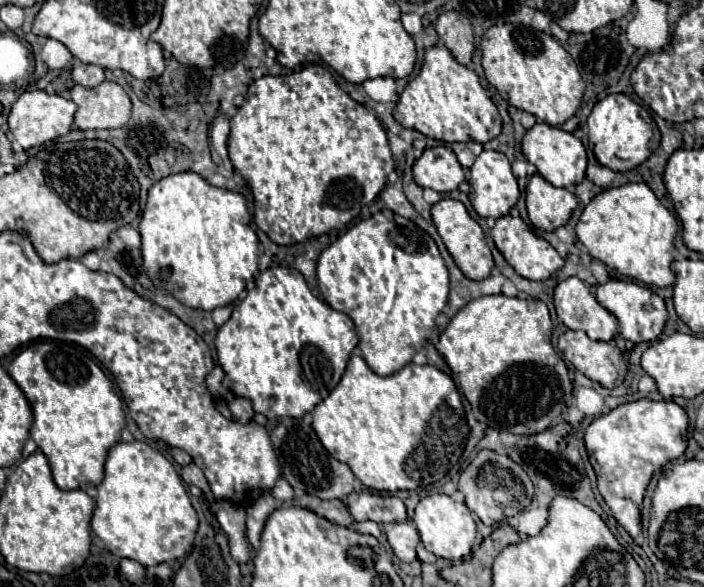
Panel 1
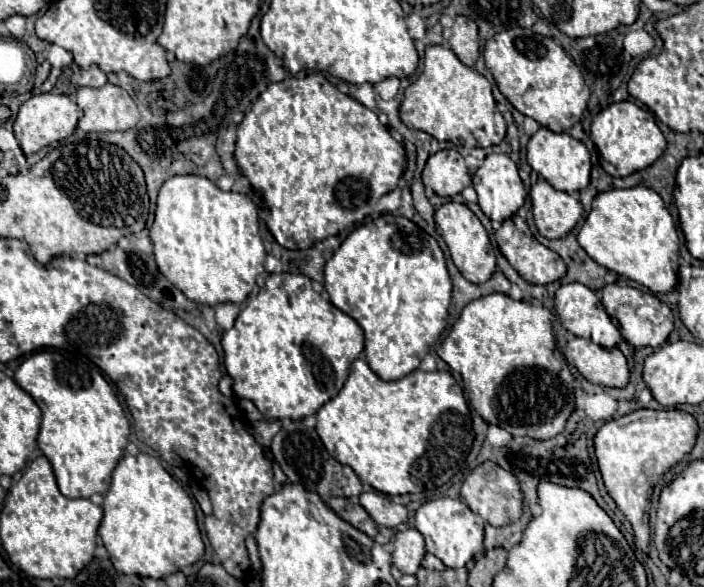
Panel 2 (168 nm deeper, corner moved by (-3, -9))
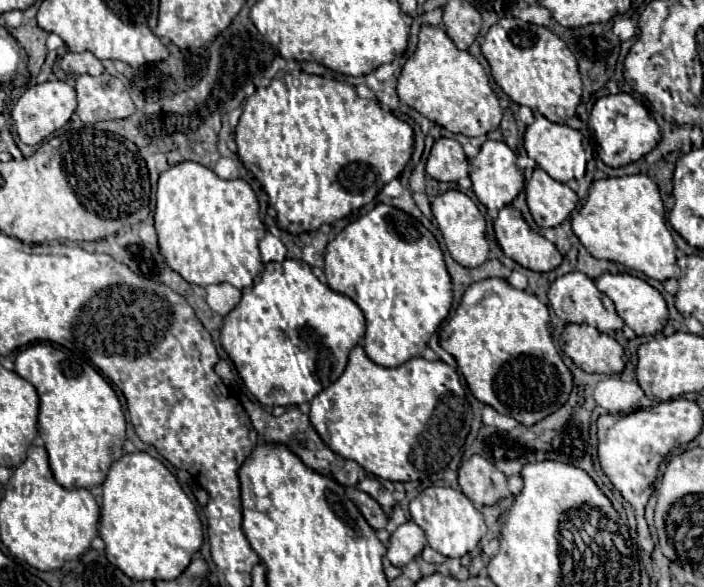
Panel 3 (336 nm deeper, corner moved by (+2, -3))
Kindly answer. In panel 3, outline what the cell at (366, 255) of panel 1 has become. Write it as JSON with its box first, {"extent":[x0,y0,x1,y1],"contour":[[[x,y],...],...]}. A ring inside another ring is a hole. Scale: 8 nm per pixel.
{"extent":[323,204,453,368],"contour":[[[377,204],[375,210],[351,222],[327,244],[323,272],[331,290],[349,296],[363,310],[367,320],[367,332],[363,338],[365,354],[375,364],[385,368],[401,366],[407,360],[419,356],[431,334],[449,314],[453,300],[451,278],[447,274],[443,252],[435,236],[417,218],[387,204]]]}

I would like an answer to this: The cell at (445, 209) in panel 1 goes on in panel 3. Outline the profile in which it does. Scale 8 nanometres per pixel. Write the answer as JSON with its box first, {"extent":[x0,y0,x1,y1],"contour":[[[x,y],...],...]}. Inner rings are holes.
{"extent":[431,190,489,268],"contour":[[[447,190],[445,194],[433,198],[431,210],[453,260],[457,260],[457,264],[465,264],[465,268],[481,266],[489,256],[489,244],[485,240],[485,220],[475,202],[459,190]]]}

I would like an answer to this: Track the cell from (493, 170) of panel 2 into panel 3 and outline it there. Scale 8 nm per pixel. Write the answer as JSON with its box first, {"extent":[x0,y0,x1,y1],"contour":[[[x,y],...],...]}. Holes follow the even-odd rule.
{"extent":[469,140,525,212],"contour":[[[487,140],[481,146],[481,152],[469,164],[471,164],[469,178],[473,182],[473,192],[475,192],[477,200],[483,206],[487,206],[489,212],[497,212],[497,210],[505,208],[523,190],[523,182],[525,182],[523,174],[519,172],[517,164],[515,164],[515,154],[511,152],[511,148],[505,142]]]}

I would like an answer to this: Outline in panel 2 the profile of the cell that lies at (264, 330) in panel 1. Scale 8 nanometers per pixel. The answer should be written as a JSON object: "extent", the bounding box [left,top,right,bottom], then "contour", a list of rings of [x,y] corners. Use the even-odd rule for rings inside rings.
{"extent":[222,274,364,420],"contour":[[[270,274],[260,292],[248,300],[238,314],[234,326],[222,336],[224,366],[234,378],[234,392],[256,404],[268,420],[292,418],[300,420],[318,412],[322,404],[334,398],[348,378],[350,364],[364,350],[364,330],[360,324],[338,310],[332,302],[324,300],[314,288],[312,280],[304,274]]]}

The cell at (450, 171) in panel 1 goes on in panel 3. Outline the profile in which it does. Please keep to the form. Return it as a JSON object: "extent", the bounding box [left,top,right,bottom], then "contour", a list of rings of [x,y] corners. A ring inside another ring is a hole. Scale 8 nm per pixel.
{"extent":[425,138,469,182],"contour":[[[439,138],[427,158],[425,170],[439,182],[457,182],[469,174],[469,160],[453,138]]]}

